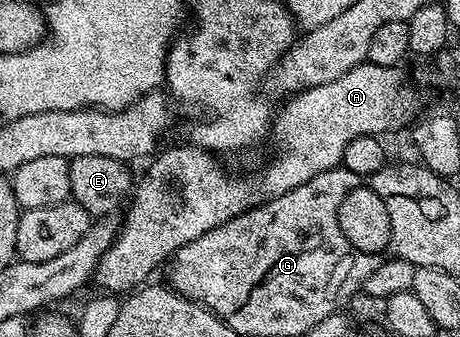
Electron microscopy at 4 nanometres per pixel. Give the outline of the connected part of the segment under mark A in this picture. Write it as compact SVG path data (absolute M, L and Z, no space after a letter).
M364 63L341 75L341 79L333 79L333 83L325 83L321 87L305 89L288 96L284 100L287 102L284 103L283 110L280 113L278 110L273 117L275 158L264 169L247 173L244 177L226 173L219 166L220 158L214 152L201 149L194 143L179 145L176 149L164 148L149 163L152 164L141 181L136 182L128 204L130 207L120 224L115 242L105 251L105 255L99 260L99 266L95 268L94 280L99 281L99 289L108 294L123 295L140 288L148 280L146 277L158 265L166 266L175 252L185 247L185 243L193 243L193 239L205 235L205 231L213 231L218 225L232 221L245 210L255 209L258 205L293 191L293 187L301 187L301 183L309 183L309 179L325 171L340 168L345 147L349 147L353 139L361 135L374 137L383 132L406 130L420 113L419 97L415 94L414 87L403 78L403 71L399 67L377 67Z

